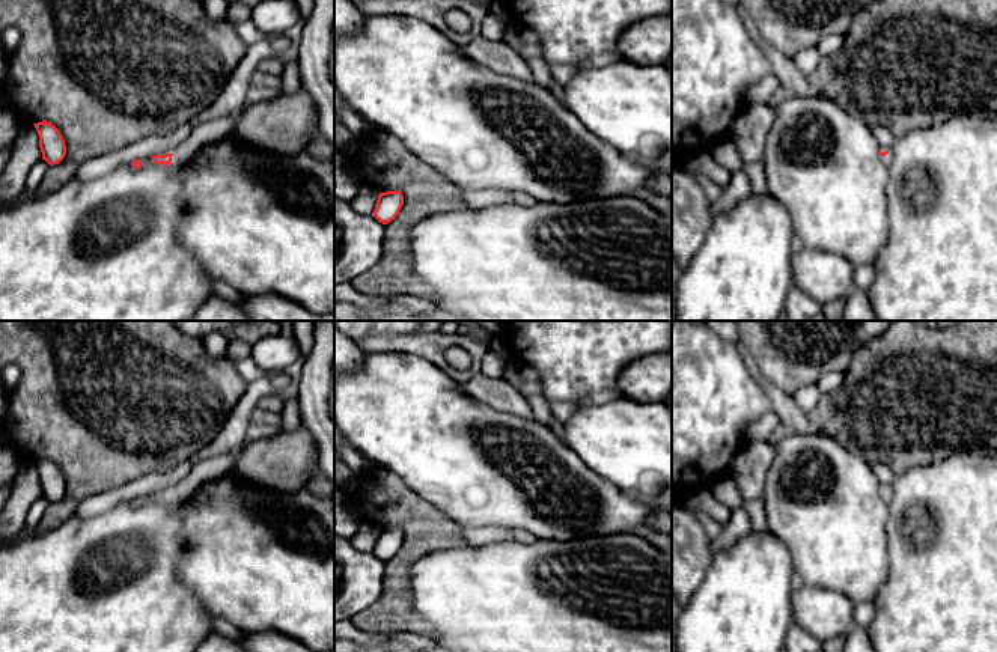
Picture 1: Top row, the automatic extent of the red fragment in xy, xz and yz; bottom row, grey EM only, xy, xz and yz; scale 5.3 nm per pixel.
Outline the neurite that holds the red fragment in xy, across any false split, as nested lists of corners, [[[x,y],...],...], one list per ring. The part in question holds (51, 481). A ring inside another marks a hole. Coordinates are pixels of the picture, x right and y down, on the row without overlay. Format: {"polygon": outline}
{"polygon": [[[50,459],[33,461],[39,473],[42,497],[50,503],[59,501],[66,492],[66,482],[60,468]]]}

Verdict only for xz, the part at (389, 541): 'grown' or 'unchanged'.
unchanged

